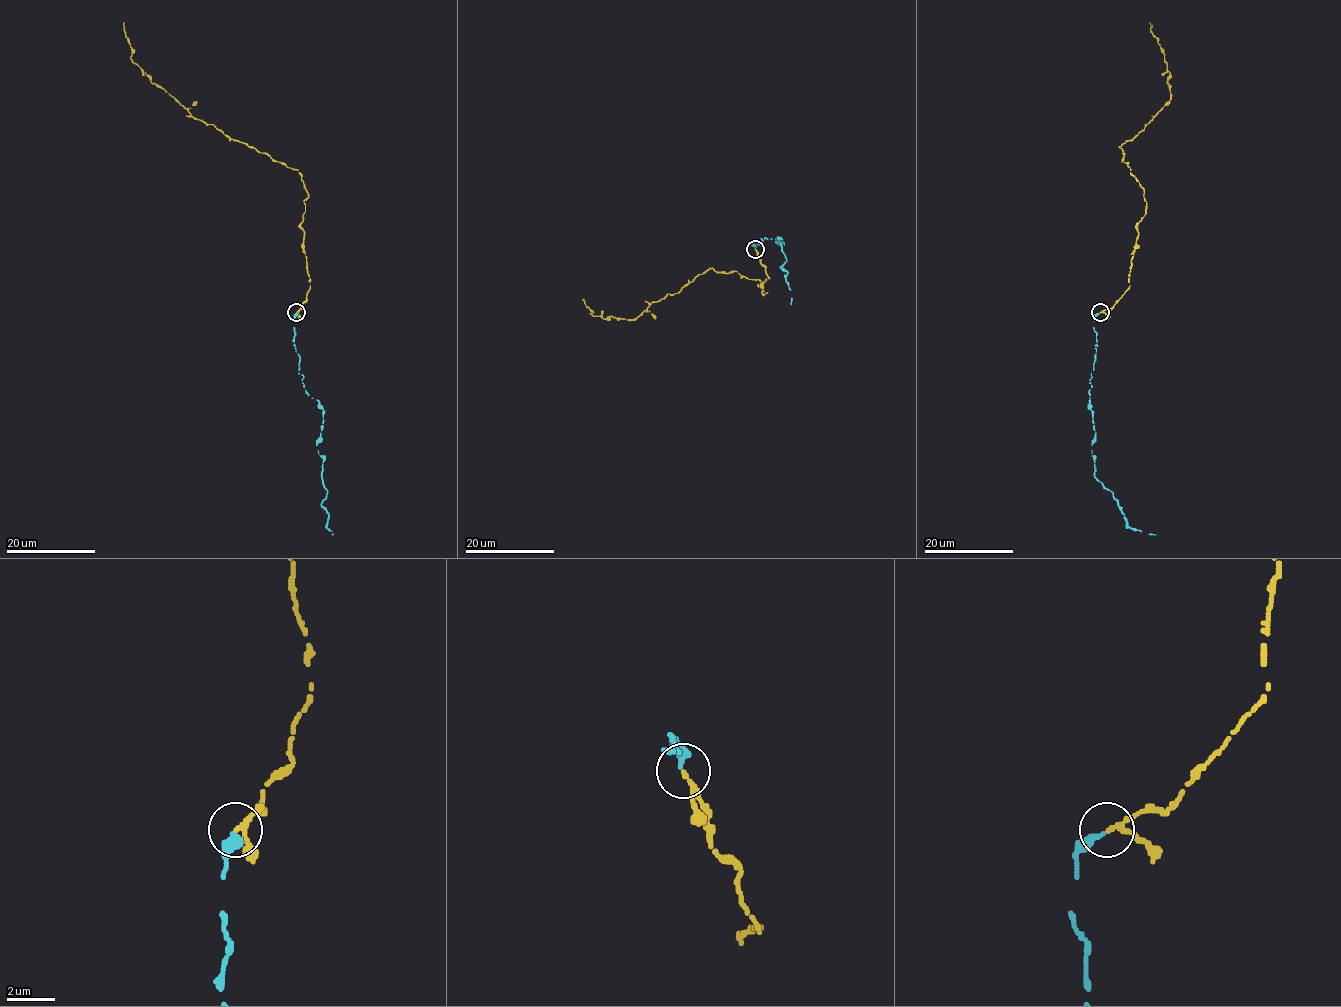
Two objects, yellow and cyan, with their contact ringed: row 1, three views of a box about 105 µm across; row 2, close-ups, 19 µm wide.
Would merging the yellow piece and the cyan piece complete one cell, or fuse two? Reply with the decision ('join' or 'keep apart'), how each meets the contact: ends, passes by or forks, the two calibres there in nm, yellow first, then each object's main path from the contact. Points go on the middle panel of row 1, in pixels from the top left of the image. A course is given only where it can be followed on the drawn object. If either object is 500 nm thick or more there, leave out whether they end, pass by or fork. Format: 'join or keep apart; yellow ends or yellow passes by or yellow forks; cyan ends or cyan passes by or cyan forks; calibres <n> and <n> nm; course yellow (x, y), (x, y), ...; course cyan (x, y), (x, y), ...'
join; yellow passes by; cyan ends; calibres 170 and 320 nm; course yellow (755, 249), (769, 277), (760, 285), (764, 295), (760, 280), (708, 268), (634, 319), (591, 314), (582, 298); course cyan (754, 248), (761, 238), (782, 240), (775, 240), (782, 244), (787, 260), (780, 267), (788, 273), (791, 304)

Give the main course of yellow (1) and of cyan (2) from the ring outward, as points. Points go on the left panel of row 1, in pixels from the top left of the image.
1: (296, 312), (310, 286), (301, 225), (309, 197), (301, 174), (195, 119), (152, 83), (130, 57), (123, 23)
2: (295, 313), (299, 373), (306, 393), (323, 410), (316, 444), (328, 492), (321, 504), (332, 535)

